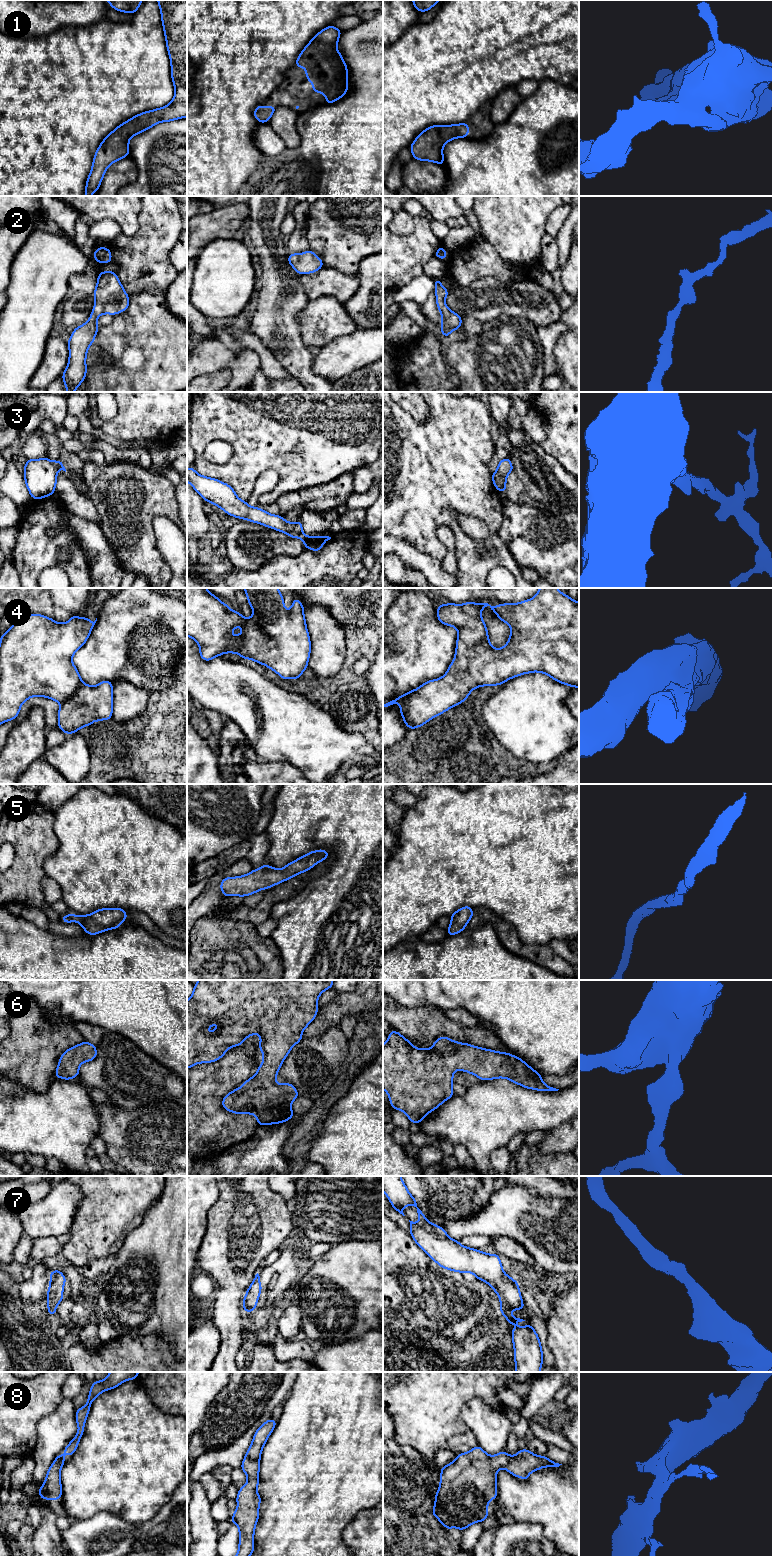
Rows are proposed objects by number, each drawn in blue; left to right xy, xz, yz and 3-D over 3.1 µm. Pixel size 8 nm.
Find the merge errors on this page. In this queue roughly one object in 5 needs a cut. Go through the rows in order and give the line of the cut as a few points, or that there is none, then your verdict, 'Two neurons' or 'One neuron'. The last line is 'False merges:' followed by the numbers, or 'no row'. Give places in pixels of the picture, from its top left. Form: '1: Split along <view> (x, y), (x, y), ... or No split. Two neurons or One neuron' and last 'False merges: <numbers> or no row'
1: No split. One neuron
2: No split. One neuron
3: No split. One neuron
4: No split. One neuron
5: No split. One neuron
6: No split. One neuron
7: No split. One neuron
8: No split. One neuron
False merges: no row

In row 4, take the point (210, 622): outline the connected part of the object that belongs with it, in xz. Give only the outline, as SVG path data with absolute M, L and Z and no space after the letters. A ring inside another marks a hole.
M187 588L187 636L194 639L200 647L199 654L204 661L211 661L224 653L236 653L243 659L251 659L267 666L280 675L281 679L297 679L308 667L311 643L304 617L304 607L294 598L289 611L285 610L284 599L278 588L244 588L248 603L253 609L251 618L244 618L239 612L230 611L230 606L221 602L206 588ZM242 626L243 631L237 636L230 636L234 628Z

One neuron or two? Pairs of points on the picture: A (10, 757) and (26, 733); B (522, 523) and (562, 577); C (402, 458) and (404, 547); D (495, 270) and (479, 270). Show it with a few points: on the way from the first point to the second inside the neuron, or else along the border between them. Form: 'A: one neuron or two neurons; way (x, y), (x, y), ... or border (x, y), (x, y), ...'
A: one neuron; way (16, 751), (26, 739)
B: one neuron; way (528, 536), (528, 543), (549, 564)
C: two neurons; border (393, 535), (411, 543), (424, 553)
D: one neuron; way (491, 270), (483, 270)

